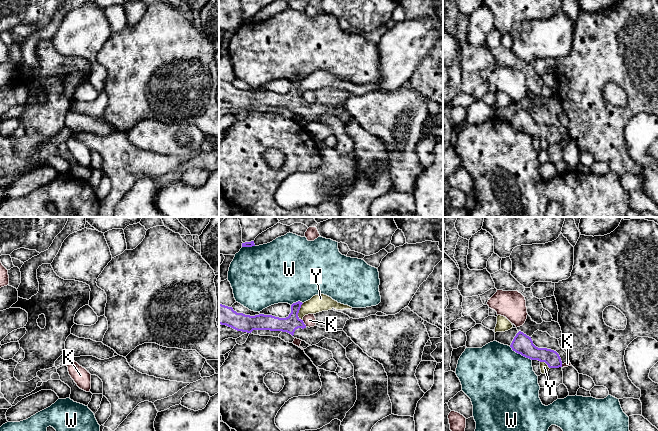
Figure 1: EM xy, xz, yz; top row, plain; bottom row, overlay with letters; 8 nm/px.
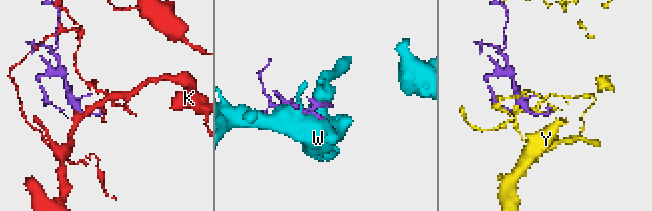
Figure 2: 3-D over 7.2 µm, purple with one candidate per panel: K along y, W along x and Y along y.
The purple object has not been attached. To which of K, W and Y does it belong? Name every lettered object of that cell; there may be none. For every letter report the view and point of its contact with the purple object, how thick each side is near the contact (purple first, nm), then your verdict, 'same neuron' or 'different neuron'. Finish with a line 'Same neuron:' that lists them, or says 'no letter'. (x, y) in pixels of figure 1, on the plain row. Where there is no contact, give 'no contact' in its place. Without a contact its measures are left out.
K: meets purple in xz at (303, 99); 130 nm thick on the purple side, 100 nm on the other; different neuron
W: meets purple in yz at (520, 129); 160 nm thick on the purple side, 480 nm on the other; different neuron
Y: meets purple in xz at (298, 88); 130 nm thick on the purple side, 140 nm on the other; different neuron
Same neuron: no letter

